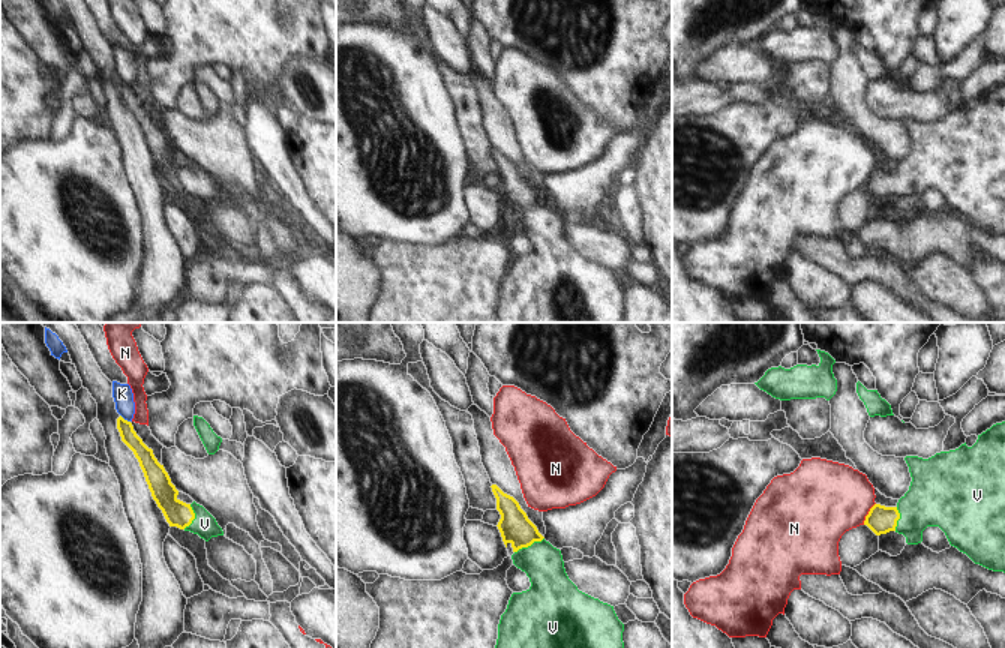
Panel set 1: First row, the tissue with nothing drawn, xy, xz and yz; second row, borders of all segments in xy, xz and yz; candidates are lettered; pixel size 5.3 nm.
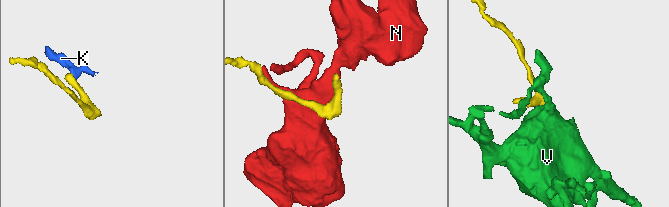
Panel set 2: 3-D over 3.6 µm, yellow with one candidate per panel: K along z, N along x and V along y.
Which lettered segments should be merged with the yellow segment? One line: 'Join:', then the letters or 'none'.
Join: V

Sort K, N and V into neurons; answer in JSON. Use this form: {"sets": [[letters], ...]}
{"sets": [["K"], ["N"], ["V"]]}

